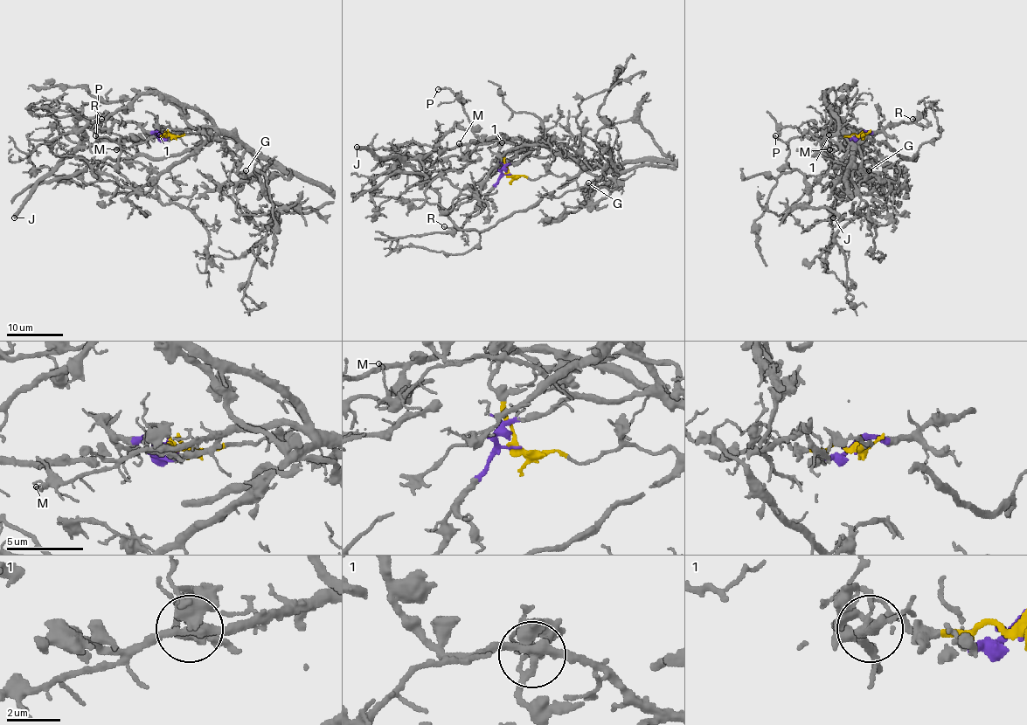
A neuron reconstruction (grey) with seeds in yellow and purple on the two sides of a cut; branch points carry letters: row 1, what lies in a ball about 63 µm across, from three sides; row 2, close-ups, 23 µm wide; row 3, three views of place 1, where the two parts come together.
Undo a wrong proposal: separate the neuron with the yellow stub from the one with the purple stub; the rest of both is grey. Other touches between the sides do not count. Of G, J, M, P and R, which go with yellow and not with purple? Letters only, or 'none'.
G, J

